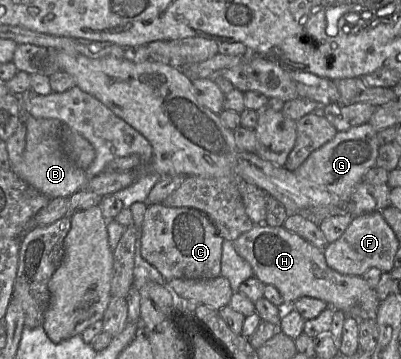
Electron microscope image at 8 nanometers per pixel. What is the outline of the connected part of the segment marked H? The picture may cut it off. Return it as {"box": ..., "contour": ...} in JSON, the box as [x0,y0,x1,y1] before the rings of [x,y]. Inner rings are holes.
{"box":[233,224,380,320],"contour":[[[256,224],[234,240],[233,246],[251,265],[254,276],[264,285],[273,285],[279,290],[285,308],[292,306],[301,297],[312,297],[358,320],[376,320],[380,305],[376,290],[372,289],[362,276],[343,275],[331,269],[327,265],[323,250],[283,226]]]}

